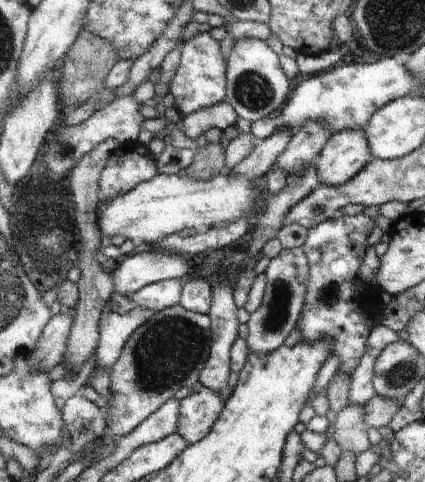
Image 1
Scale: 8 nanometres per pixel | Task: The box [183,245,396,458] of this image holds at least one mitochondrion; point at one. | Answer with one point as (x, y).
(279, 309)

